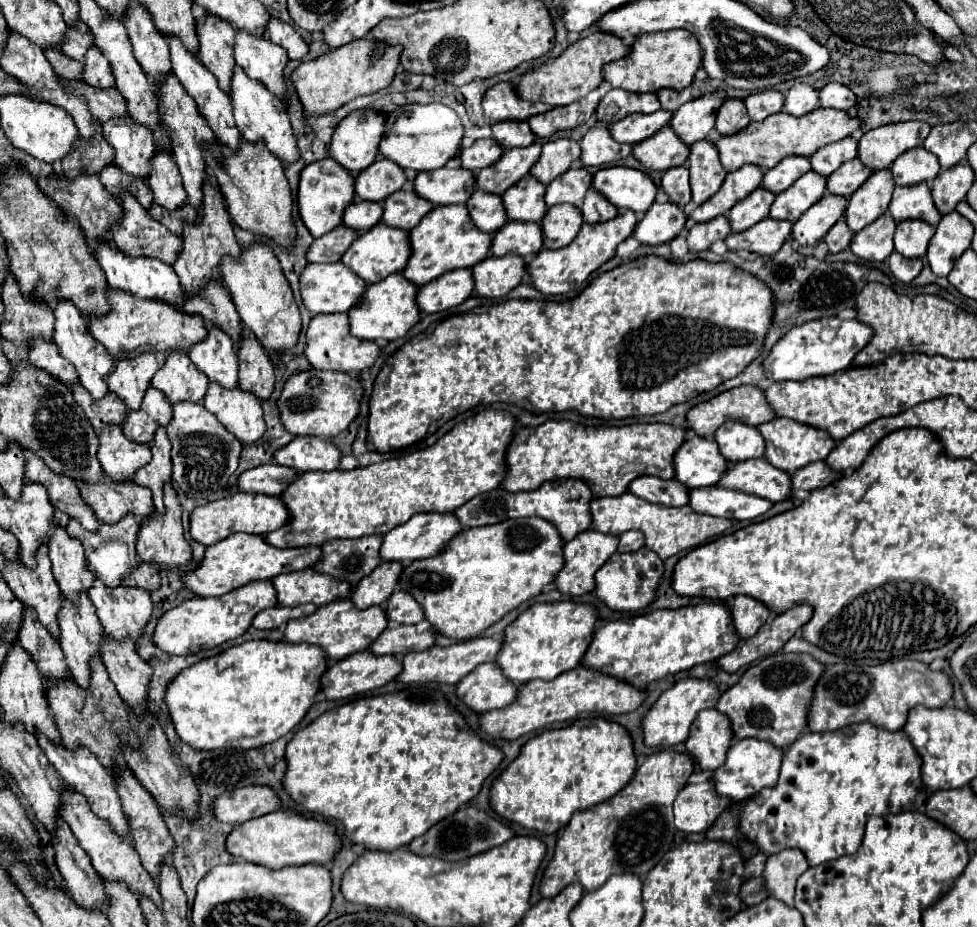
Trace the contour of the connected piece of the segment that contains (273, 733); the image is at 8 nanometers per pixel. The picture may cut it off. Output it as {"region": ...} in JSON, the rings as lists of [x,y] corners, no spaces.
{"region":[[[250,640],[182,670],[166,692],[166,704],[182,742],[200,748],[258,748],[286,736],[302,722],[326,670],[326,654],[312,644]]]}

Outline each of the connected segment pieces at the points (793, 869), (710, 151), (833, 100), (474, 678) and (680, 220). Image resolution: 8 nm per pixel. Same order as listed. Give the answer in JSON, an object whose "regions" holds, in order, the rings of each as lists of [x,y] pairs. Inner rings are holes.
{"regions":[[[[782,850],[772,854],[766,860],[764,878],[770,896],[784,900],[788,906],[794,906],[794,890],[798,876],[808,868],[808,860],[802,850]]],[[[708,140],[692,144],[688,166],[690,166],[692,200],[696,204],[702,204],[720,190],[726,178],[726,170],[720,164],[718,148]]],[[[828,82],[820,90],[820,106],[836,110],[852,110],[856,106],[856,94],[840,82]]],[[[496,662],[480,664],[458,684],[458,698],[462,698],[476,712],[500,710],[516,702],[518,686],[508,680]]],[[[654,202],[648,208],[646,216],[640,220],[640,224],[636,226],[634,238],[648,246],[666,244],[680,234],[686,220],[688,216],[682,212],[680,206],[672,202],[664,202],[664,204]]]]}

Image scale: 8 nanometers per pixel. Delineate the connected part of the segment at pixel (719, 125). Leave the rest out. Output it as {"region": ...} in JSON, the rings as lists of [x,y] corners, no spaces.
{"region":[[[728,98],[716,116],[716,130],[722,136],[732,136],[744,130],[750,124],[748,112],[744,108],[744,102],[738,98]]]}

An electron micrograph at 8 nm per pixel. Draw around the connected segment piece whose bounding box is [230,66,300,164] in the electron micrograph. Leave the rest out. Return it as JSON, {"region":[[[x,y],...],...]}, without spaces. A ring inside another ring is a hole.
{"region":[[[234,68],[234,78],[232,78],[232,104],[234,104],[234,118],[236,126],[242,132],[242,138],[246,142],[256,144],[258,140],[264,140],[264,146],[280,158],[284,164],[292,164],[300,160],[300,150],[292,132],[292,124],[286,112],[286,106],[276,100],[262,84],[256,84],[256,80],[250,80],[242,68]]]}

